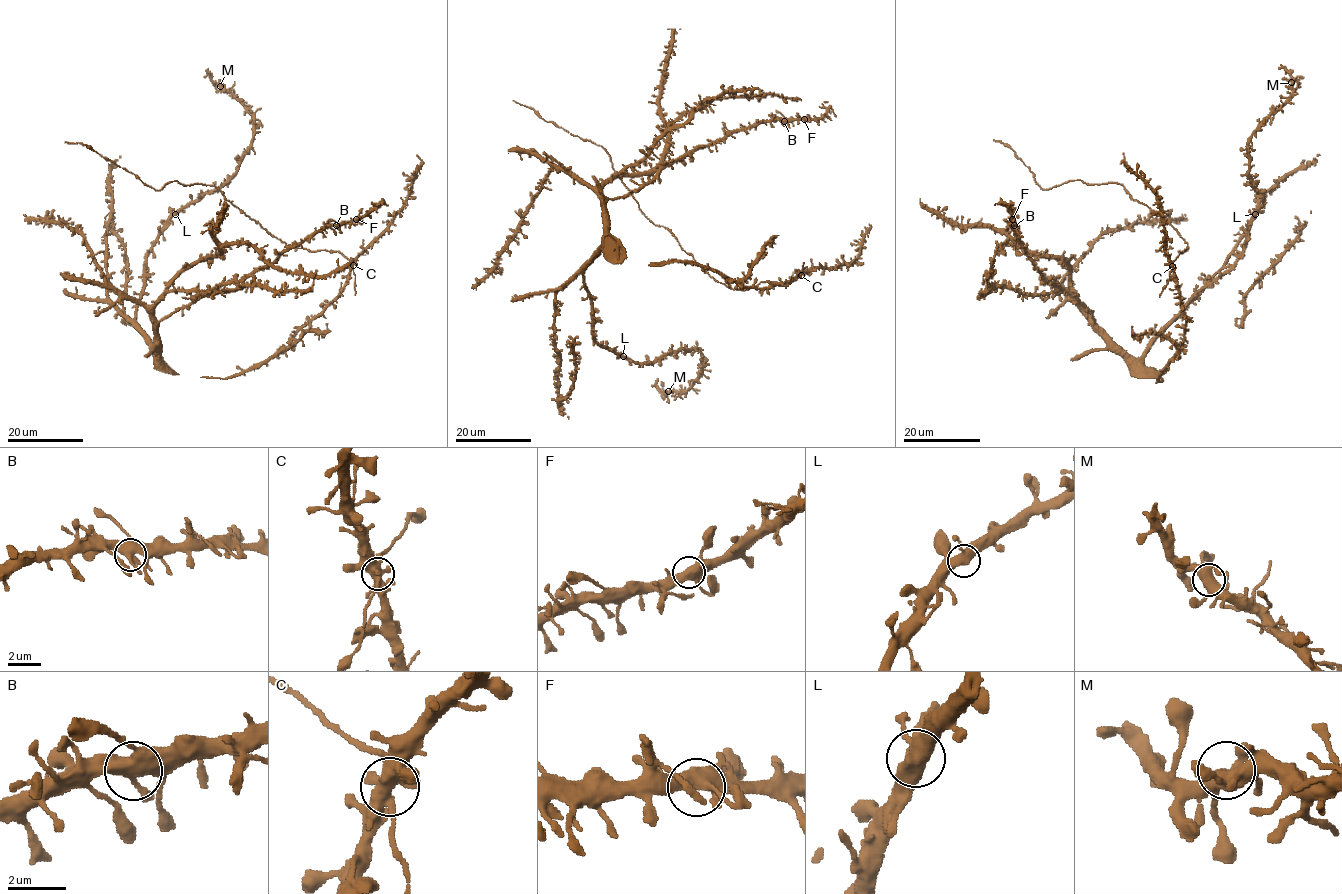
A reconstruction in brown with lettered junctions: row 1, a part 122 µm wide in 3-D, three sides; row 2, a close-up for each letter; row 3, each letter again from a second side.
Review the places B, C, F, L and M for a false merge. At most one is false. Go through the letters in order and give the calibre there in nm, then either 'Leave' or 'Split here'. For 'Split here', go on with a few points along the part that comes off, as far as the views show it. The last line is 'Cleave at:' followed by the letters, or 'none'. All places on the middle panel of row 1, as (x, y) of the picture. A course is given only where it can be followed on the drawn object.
B: Thickness 500 nm. Leave
C: Thickness 480 nm. Leave
F: Thickness 460 nm. Leave
L: Thickness 440 nm. Leave
M: Thickness 480 nm. Leave
Cleave at: none

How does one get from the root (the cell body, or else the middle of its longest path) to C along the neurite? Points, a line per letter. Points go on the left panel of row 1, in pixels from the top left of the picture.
C: (268, 357), (282, 351), (291, 338), (338, 294), (353, 265)

